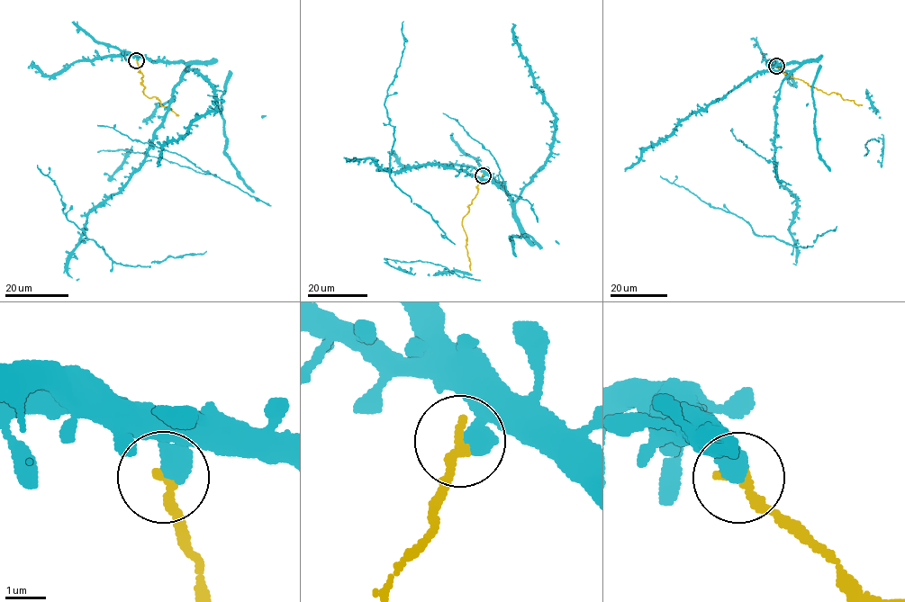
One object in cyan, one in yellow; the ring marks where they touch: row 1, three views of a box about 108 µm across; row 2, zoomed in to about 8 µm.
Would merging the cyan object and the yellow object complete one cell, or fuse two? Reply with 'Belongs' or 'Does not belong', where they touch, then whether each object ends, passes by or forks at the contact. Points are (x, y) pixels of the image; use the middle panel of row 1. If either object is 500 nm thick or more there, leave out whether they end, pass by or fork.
Does not belong. Place: (483, 175)

